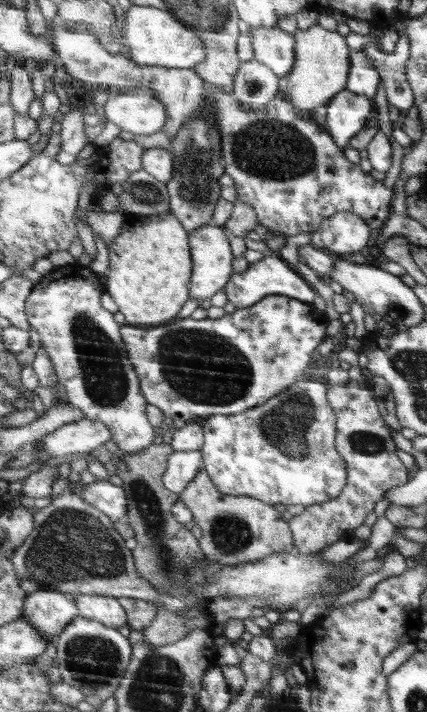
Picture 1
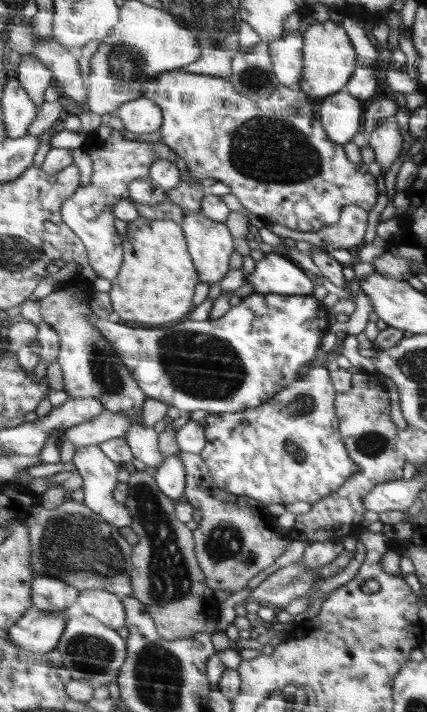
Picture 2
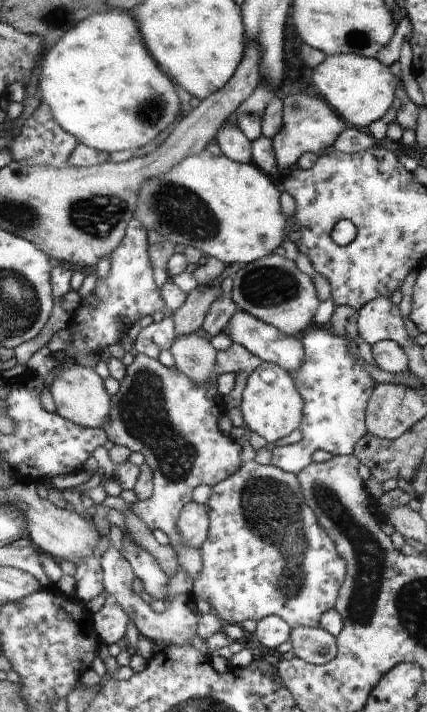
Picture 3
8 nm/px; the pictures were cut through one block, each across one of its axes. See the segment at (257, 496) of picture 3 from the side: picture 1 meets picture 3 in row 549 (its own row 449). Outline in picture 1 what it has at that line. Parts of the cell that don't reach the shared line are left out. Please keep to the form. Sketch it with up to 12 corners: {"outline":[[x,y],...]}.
{"outline":[[312,375],[202,419],[226,495],[326,503],[348,482]]}

